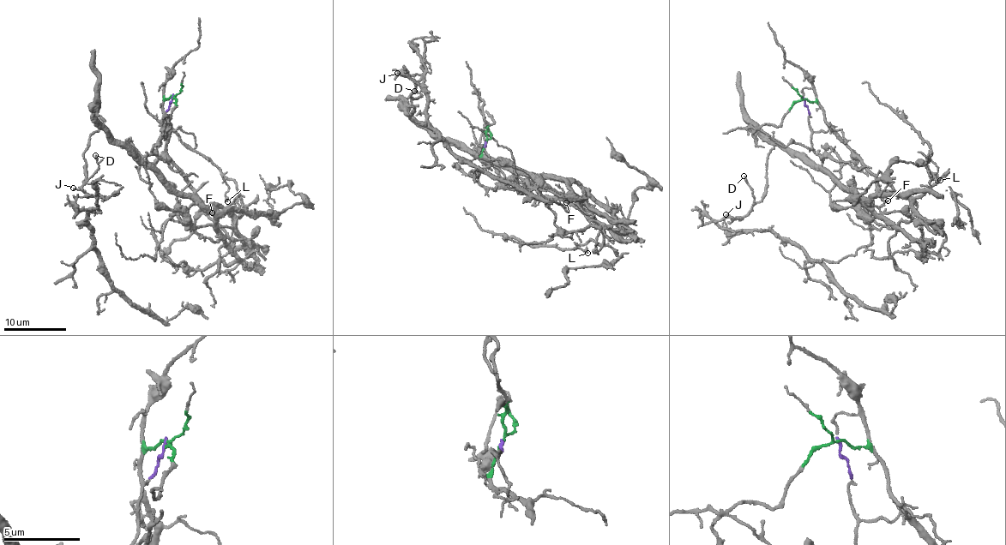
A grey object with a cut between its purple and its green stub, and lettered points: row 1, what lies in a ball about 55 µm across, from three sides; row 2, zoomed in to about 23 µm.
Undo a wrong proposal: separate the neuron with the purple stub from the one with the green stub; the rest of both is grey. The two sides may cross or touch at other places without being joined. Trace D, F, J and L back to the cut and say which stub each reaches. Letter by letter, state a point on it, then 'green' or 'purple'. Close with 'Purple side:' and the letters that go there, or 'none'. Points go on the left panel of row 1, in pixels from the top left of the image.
D: place (95, 155); purple
F: place (212, 212); green
J: place (73, 188); purple
L: place (227, 201); green
Purple side: D, J

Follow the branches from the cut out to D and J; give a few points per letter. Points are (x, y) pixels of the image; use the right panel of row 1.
D: (804, 99), (811, 146), (822, 164), (776, 146), (768, 155), (767, 192), (758, 202), (743, 176)
J: (804, 99), (811, 146), (822, 164), (776, 146), (768, 155), (765, 195), (744, 215), (733, 218), (725, 214)

